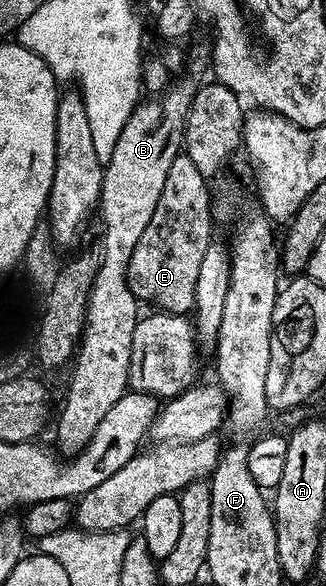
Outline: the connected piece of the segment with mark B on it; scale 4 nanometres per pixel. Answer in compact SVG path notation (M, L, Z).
M189 79L170 82L156 97L146 98L138 102L137 108L131 113L127 125L123 125L123 133L119 133L119 141L115 141L115 153L111 153L109 162L104 164L105 176L101 186L101 264L93 278L93 288L89 291L89 304L85 310L85 328L81 330L81 341L72 360L73 372L69 375L69 388L65 391L65 404L61 407L61 416L57 419L57 447L62 456L77 455L87 445L87 441L95 435L99 421L123 397L129 386L129 362L131 361L131 337L135 333L135 325L139 318L139 300L133 296L127 285L127 265L131 261L131 253L135 253L135 245L139 245L139 237L143 237L143 229L151 221L151 213L155 213L155 205L159 205L159 193L163 193L163 184L167 181L167 172L175 157L182 154L185 137L185 118L197 92L198 84Z

